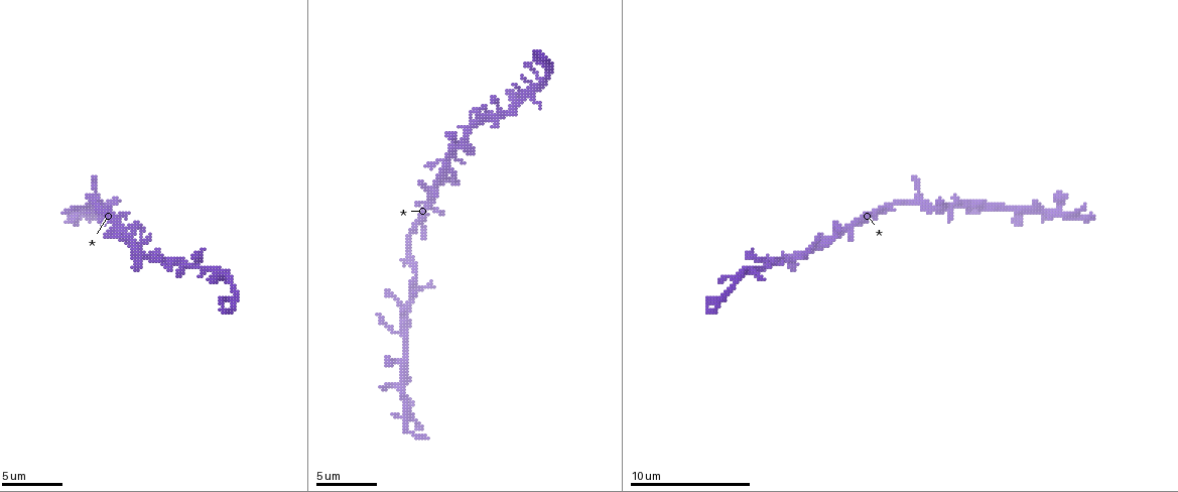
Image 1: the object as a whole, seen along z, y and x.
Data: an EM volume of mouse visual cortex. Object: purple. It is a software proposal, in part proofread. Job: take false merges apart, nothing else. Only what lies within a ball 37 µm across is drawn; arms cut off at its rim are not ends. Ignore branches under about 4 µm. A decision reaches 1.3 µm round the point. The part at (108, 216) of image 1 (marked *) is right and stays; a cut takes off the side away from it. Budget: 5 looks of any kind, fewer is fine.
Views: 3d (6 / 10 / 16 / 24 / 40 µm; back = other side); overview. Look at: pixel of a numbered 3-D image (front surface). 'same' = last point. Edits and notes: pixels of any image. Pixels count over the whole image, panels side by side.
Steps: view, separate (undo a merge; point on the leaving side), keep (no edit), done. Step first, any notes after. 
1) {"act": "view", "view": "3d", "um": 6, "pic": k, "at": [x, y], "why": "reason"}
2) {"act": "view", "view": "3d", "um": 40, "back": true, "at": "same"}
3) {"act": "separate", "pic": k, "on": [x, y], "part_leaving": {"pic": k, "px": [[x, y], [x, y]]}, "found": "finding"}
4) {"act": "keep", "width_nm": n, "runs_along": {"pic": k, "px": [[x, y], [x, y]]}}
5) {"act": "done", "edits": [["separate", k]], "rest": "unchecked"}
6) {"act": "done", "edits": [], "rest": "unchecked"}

{"act": "view", "view": "3d", "um": 10, "pic": 1, "at": [509, 114], "why": "four-way junction"}

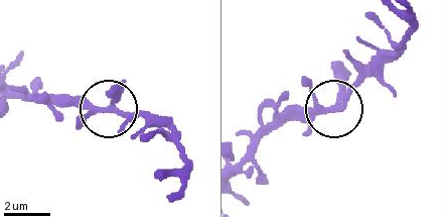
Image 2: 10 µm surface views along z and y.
{"act": "view", "view": "3d", "um": 6, "pic": 2, "at": [105, 108], "why": "closer look"}

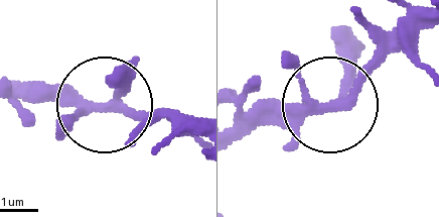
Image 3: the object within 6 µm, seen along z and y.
{"act": "keep", "arms": 4, "runs_along": {"pic": 3, "px": [[16, 84], [132, 112], [176, 112]]}, "found": "continuous, no second neuron"}

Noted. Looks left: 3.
{"act": "view", "view": "3d", "um": 6, "pic": 1, "at": [145, 258], "why": "thick turns thin"}

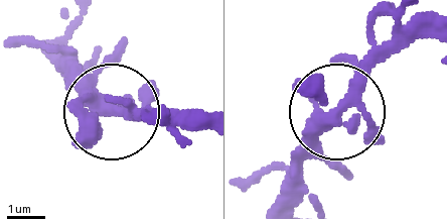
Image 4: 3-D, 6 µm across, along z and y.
{"act": "keep", "runs_along": {"pic": 4, "px": [[278, 203], [304, 135], [407, 32]]}, "found": "all the same neuron"}

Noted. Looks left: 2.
{"act": "view", "view": "3d", "um": 16, "pic": 1, "at": [958, 201], "why": "thin neck"}

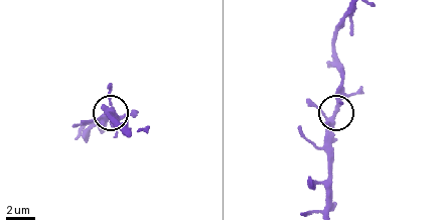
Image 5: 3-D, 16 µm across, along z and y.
{"act": "view", "view": "3d", "um": 16, "back": true, "pic": 5, "at": [335, 110]}

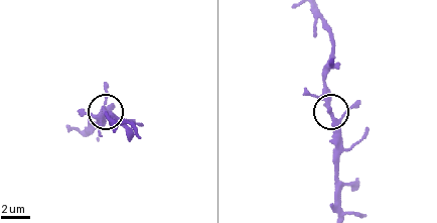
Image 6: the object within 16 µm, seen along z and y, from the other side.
{"act": "keep", "arms": 4, "found": "continuous, no second neuron"}

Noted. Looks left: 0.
{"act": "done", "edits": [], "rest": "unchecked"}

